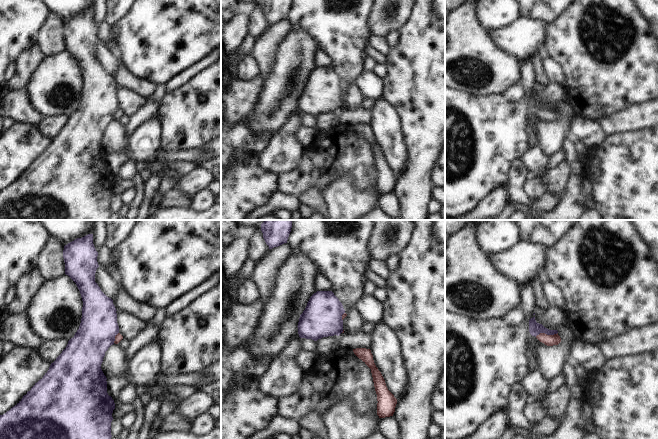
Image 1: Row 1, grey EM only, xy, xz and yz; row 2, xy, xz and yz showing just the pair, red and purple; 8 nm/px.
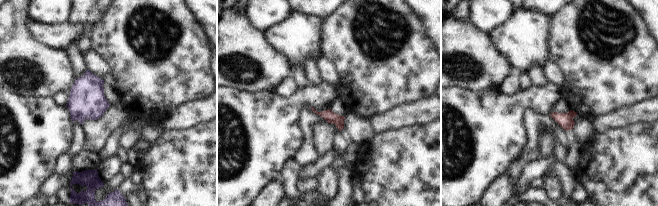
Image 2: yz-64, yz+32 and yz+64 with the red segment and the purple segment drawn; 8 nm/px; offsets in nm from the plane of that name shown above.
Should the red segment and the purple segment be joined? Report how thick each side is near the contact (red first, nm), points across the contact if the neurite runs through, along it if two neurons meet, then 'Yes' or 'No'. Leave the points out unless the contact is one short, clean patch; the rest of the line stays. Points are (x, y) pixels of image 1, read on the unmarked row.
Thickness 90 nm (red) against 100 nm. Boundary: yz (557, 108), (553, 110), (539, 109), (535, 112). No.

